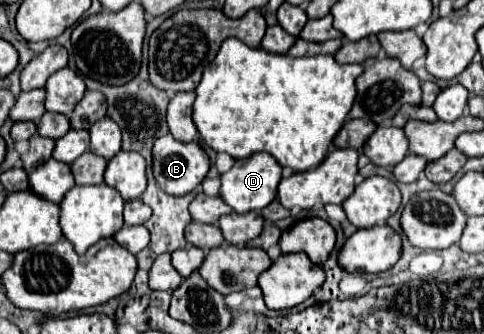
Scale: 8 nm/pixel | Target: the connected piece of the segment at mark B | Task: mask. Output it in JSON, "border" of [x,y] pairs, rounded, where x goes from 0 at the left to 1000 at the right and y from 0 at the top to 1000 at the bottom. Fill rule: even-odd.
{"border":[[[353,401],[324,413],[316,437],[316,521],[333,569],[357,587],[382,587],[399,575],[432,515],[432,467],[407,425],[370,425]]]}

